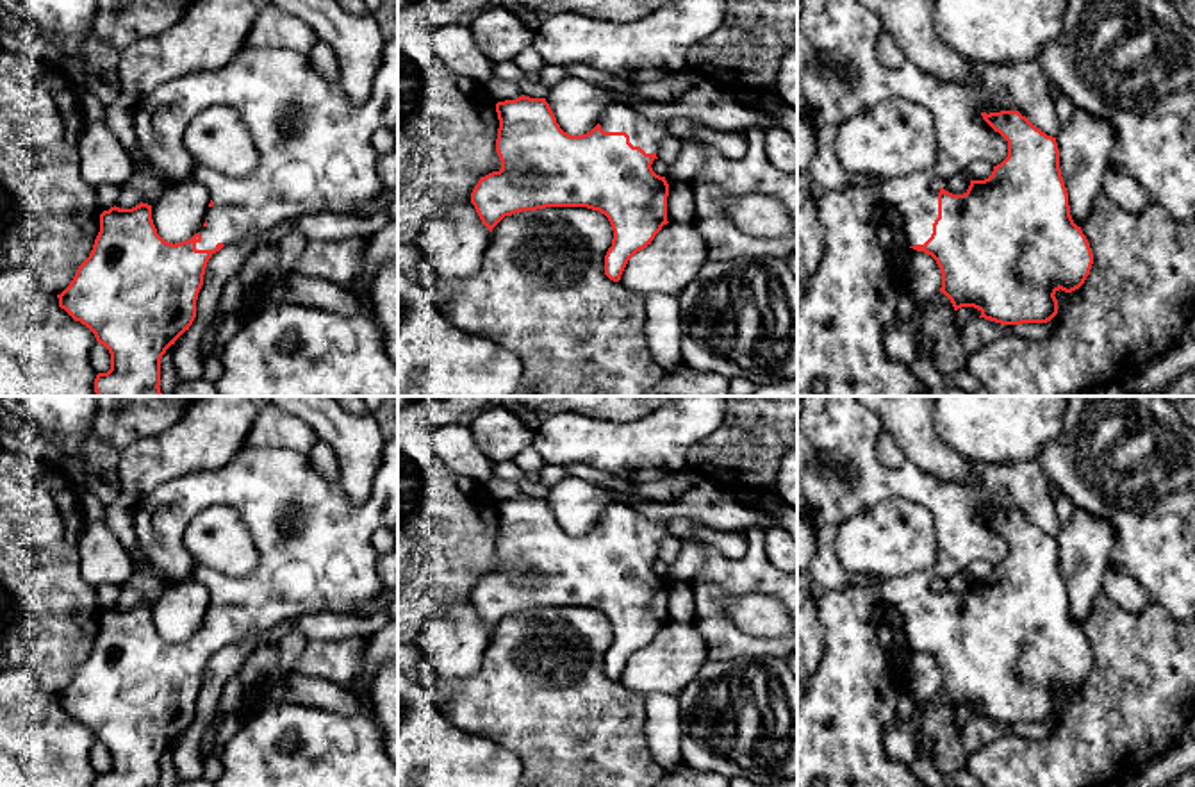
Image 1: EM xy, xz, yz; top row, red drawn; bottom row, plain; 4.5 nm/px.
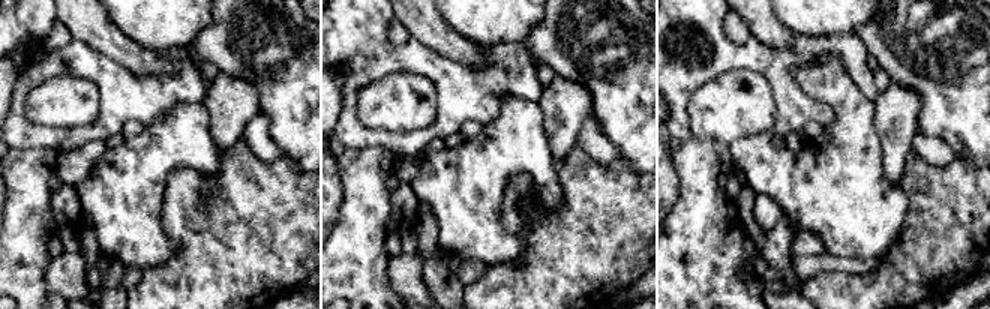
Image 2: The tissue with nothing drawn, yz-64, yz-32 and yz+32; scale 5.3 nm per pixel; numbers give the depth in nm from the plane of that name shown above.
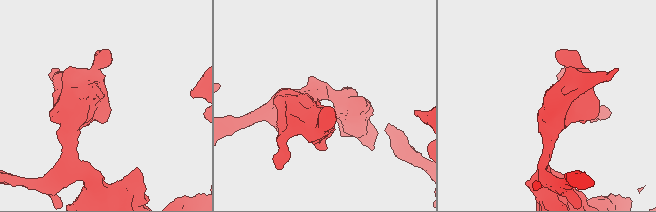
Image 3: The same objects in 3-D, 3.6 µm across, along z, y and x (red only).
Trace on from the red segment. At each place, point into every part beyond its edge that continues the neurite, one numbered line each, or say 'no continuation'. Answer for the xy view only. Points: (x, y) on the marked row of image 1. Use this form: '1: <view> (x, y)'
1: xy (314, 149)

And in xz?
1: xz (644, 132)

